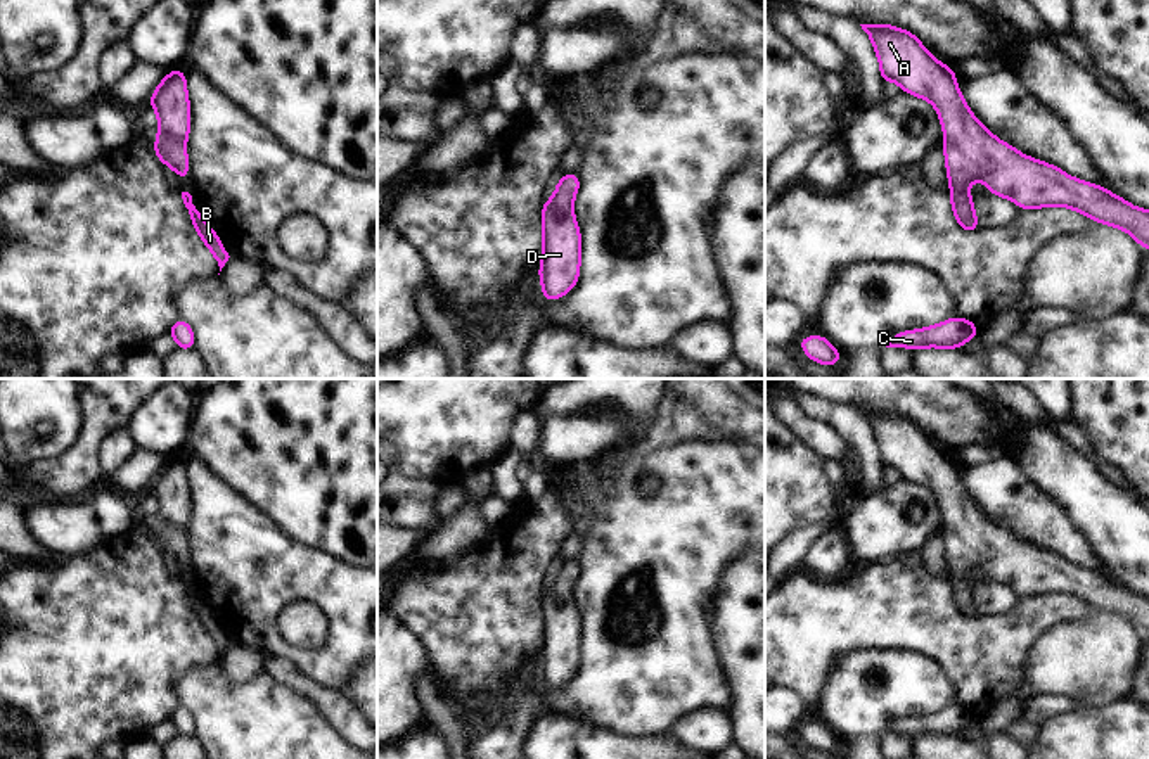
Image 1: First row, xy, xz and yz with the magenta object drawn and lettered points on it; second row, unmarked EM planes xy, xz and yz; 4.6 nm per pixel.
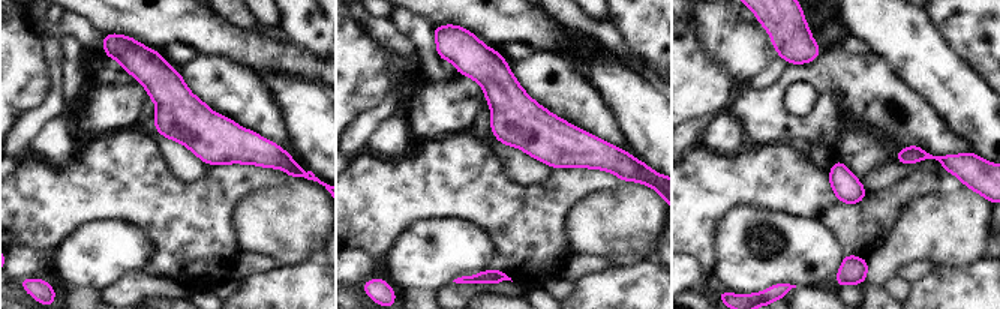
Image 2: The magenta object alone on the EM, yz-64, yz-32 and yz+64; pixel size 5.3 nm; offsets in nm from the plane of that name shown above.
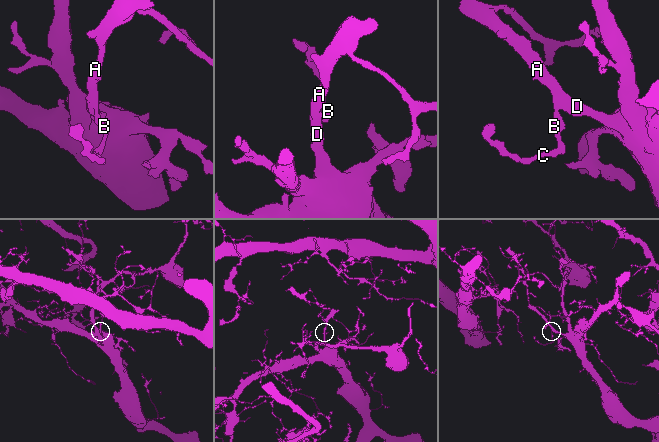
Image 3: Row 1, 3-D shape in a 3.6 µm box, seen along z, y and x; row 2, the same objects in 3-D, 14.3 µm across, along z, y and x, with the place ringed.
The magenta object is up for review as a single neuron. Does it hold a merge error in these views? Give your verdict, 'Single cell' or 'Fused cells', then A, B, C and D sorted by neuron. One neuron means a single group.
Single cell. Groups: A B C D

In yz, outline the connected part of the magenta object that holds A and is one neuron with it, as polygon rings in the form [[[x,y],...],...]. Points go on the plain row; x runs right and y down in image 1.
[[[889,411],[860,413],[872,427],[881,467],[896,469],[903,479],[936,494],[945,522],[952,596],[962,617],[979,617],[967,577],[972,567],[979,567],[993,583],[1011,586],[1021,596],[1076,596],[1087,605],[1128,619],[1149,636],[1149,598],[1000,529],[966,493],[955,470],[955,456],[936,448],[910,418]]]

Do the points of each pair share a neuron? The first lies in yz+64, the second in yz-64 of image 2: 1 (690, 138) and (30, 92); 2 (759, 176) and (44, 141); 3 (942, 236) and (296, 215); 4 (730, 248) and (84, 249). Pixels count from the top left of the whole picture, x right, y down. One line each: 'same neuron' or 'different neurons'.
1: different neurons
2: different neurons
3: same neuron
4: same neuron

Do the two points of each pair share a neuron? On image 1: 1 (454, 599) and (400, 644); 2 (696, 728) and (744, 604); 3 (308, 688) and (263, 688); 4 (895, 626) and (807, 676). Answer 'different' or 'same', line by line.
1: different
2: different
3: different
4: same

